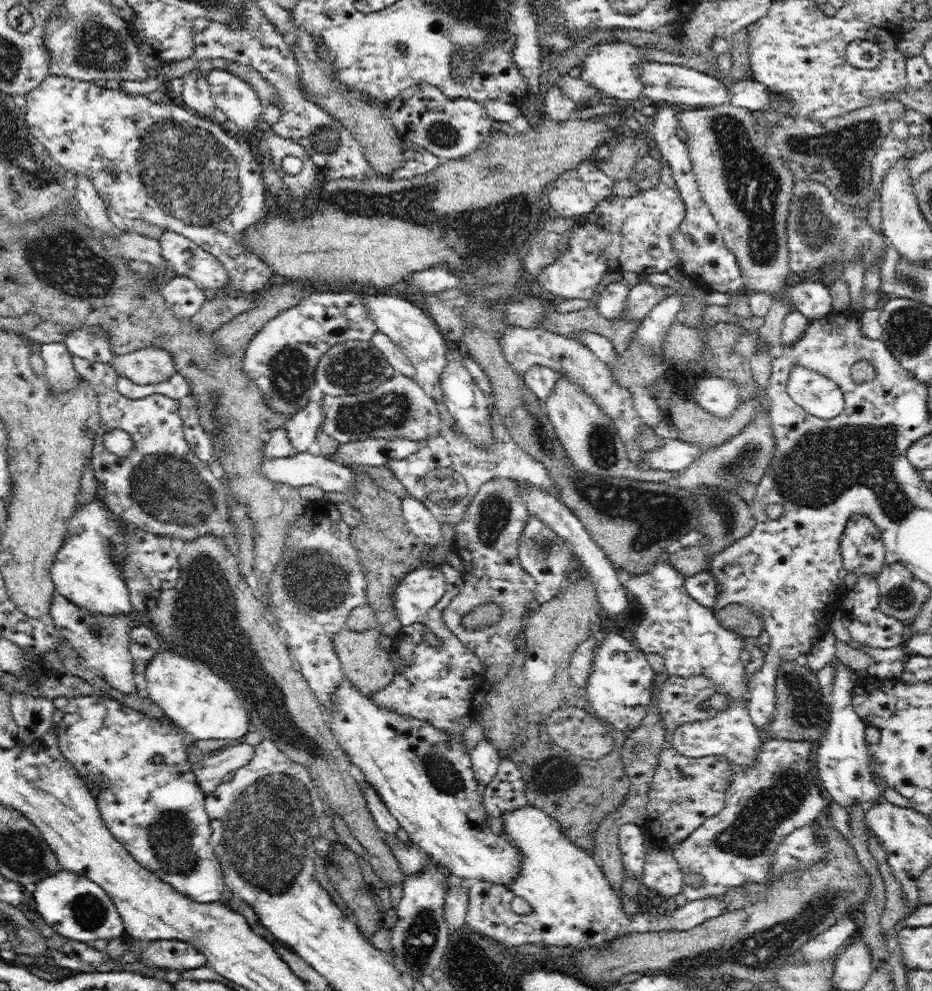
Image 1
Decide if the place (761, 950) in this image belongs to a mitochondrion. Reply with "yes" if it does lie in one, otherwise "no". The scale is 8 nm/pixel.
yes

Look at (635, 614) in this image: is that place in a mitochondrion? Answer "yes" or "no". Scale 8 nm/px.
no

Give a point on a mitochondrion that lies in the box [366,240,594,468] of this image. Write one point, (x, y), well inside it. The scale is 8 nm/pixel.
(544, 441)

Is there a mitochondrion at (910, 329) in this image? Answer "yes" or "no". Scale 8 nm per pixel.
yes

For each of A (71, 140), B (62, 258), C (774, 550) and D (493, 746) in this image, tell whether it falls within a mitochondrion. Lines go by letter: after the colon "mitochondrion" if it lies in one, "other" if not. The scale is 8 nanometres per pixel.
A: other
B: mitochondrion
C: other
D: other

